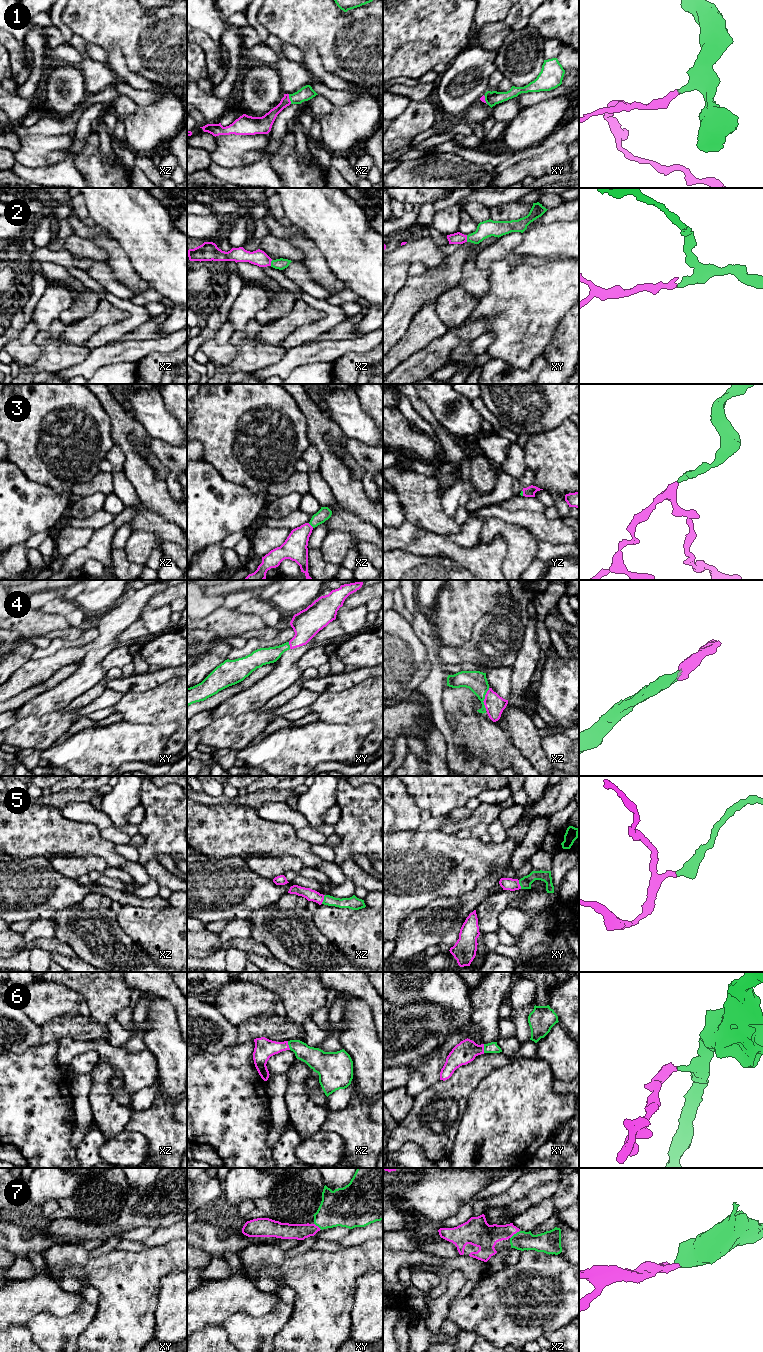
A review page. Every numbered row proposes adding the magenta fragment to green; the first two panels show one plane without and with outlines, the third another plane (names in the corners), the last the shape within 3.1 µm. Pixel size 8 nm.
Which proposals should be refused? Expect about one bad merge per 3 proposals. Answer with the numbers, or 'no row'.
no row

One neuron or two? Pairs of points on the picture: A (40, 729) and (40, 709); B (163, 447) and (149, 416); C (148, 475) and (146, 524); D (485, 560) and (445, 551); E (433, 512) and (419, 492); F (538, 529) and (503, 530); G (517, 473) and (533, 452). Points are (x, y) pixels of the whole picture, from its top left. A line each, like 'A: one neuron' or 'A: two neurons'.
A: two neurons
B: two neurons
C: two neurons
D: one neuron
E: one neuron
F: two neurons
G: two neurons

